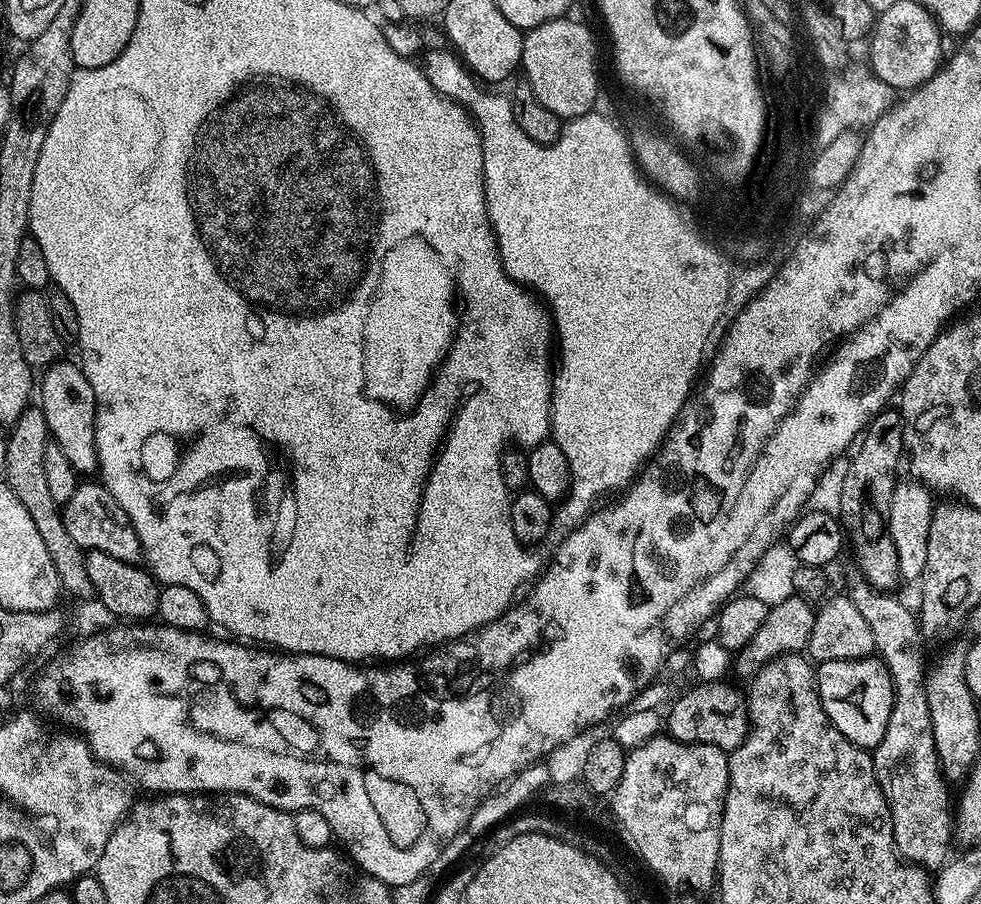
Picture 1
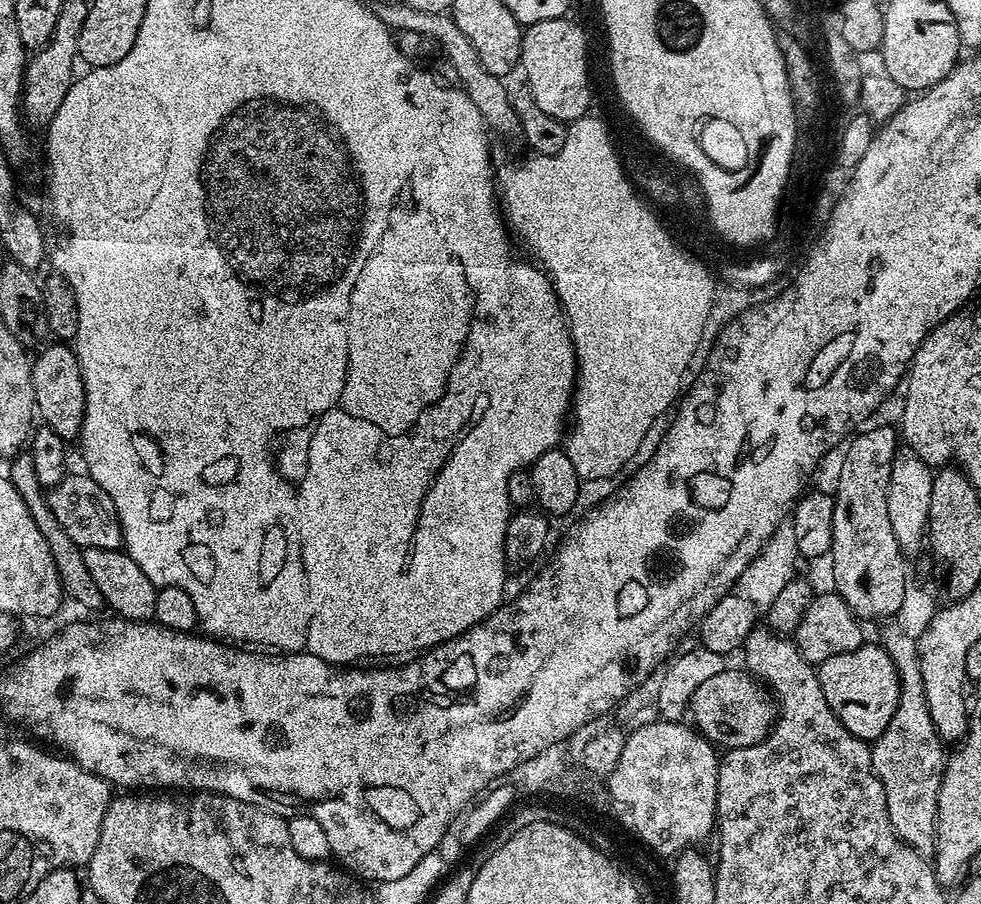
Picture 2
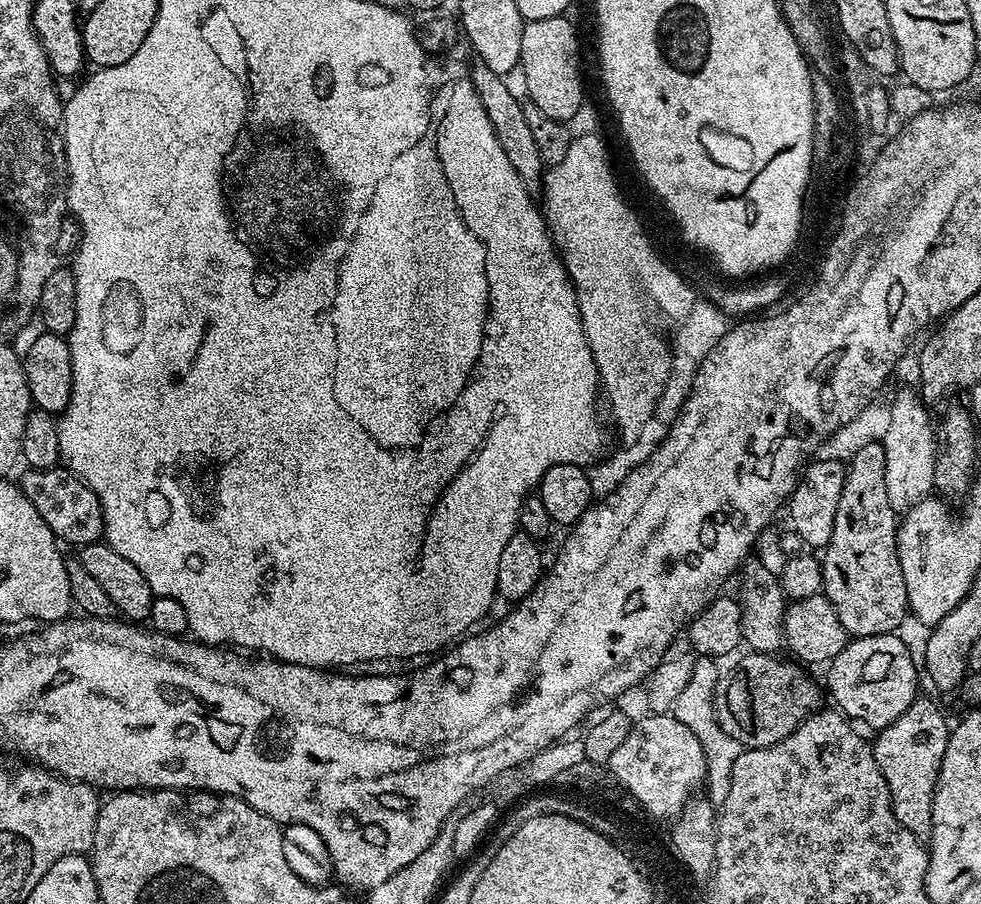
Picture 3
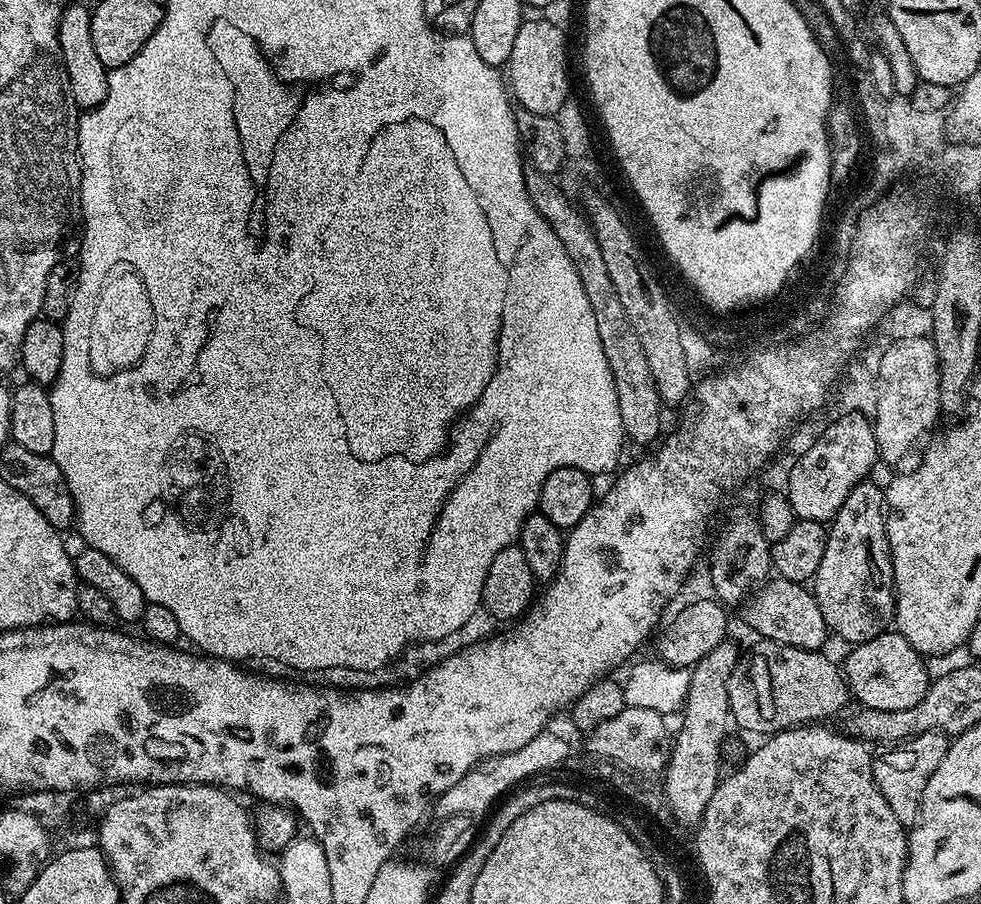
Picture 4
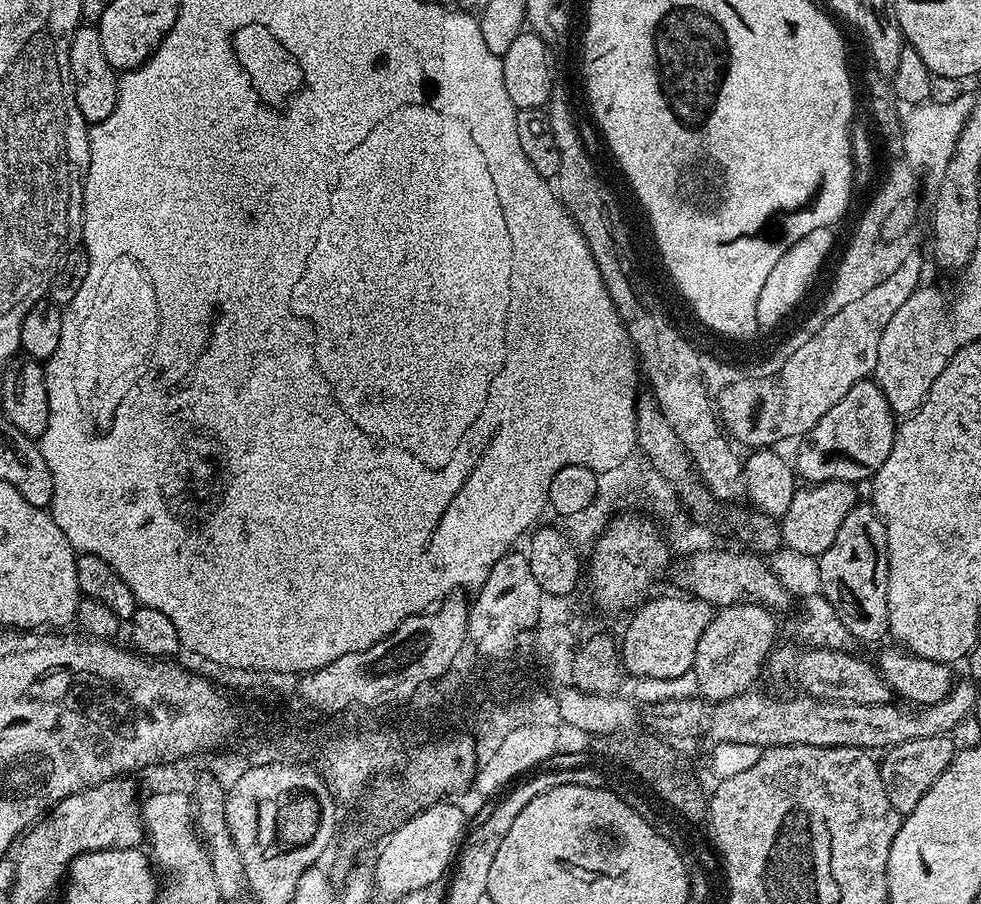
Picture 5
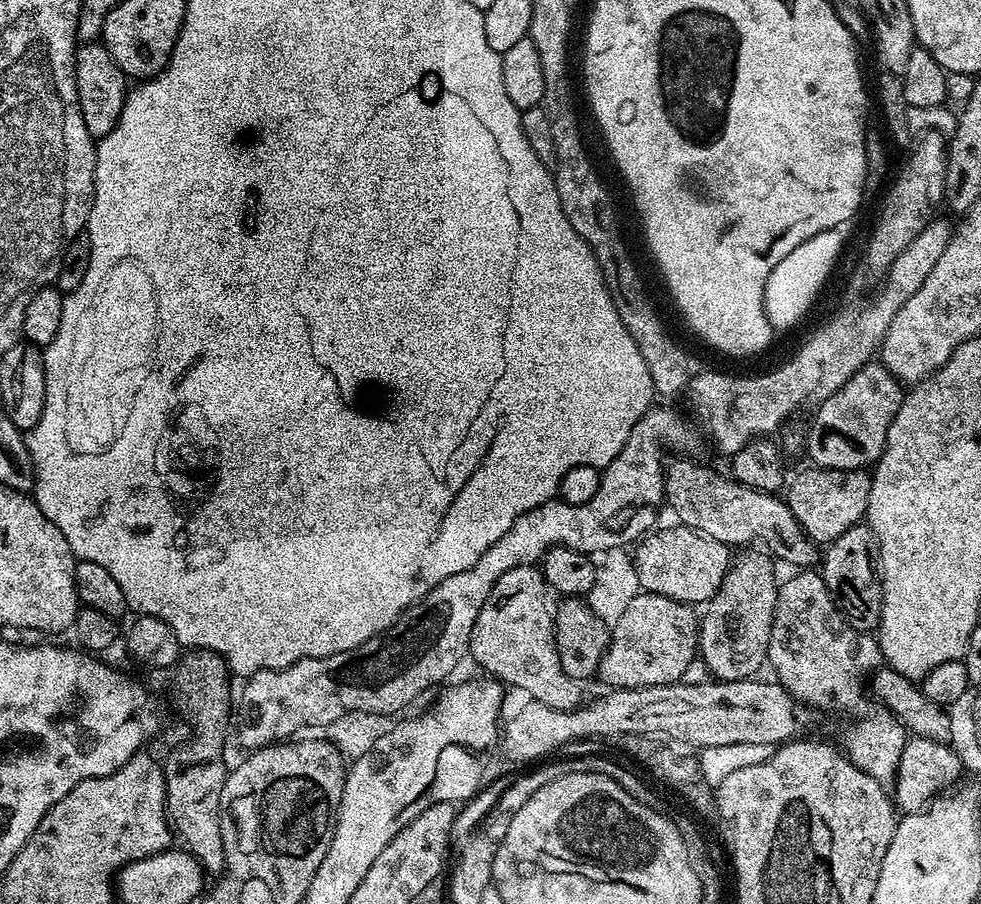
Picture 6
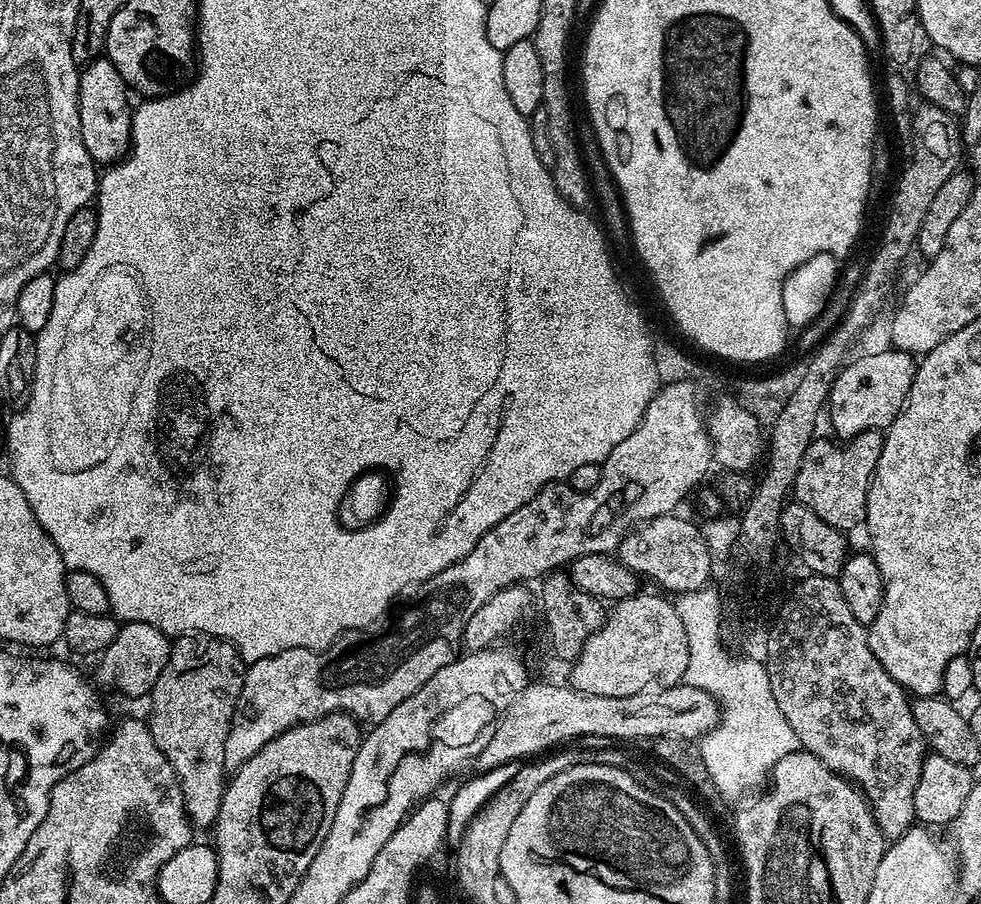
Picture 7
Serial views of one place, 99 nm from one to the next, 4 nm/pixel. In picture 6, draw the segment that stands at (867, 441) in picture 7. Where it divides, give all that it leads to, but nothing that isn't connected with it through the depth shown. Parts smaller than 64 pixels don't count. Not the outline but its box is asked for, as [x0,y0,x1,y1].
[786,466,871,546]

